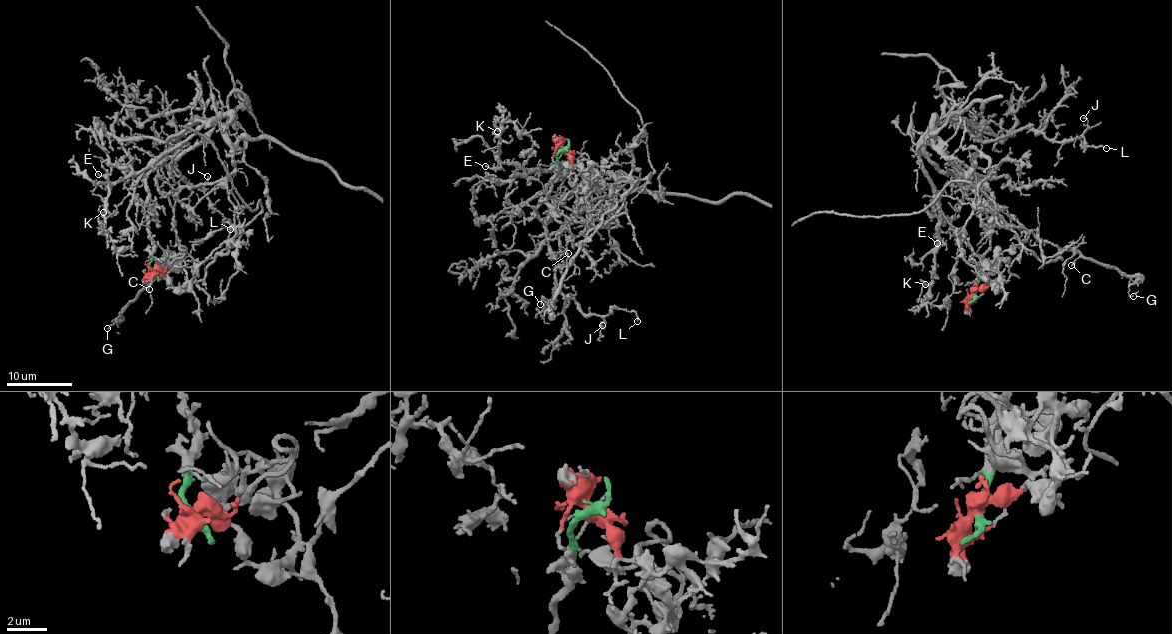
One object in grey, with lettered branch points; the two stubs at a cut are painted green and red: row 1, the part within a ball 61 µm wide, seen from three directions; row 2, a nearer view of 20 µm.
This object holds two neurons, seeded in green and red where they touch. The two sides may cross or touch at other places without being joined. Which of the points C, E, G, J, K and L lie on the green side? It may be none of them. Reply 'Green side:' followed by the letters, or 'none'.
Green side: E, J, K, L

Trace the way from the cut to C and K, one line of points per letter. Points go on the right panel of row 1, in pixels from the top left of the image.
C: (975, 293), (1000, 288), (999, 274), (965, 233), (976, 209), (1079, 252), (1072, 266)
K: (975, 293), (987, 238), (975, 253), (963, 242), (957, 248), (954, 288), (945, 303), (922, 301), (925, 285)

